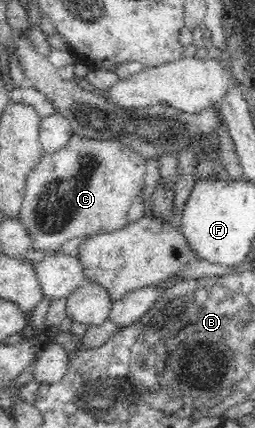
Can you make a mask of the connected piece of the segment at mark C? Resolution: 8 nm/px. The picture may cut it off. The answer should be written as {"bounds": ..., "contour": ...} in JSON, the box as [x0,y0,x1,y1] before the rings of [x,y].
{"bounds":[18,133,145,255],"contour":[[[73,133],[69,142],[54,153],[44,153],[32,168],[25,181],[25,198],[18,214],[28,235],[32,238],[32,248],[49,255],[61,246],[79,236],[97,236],[105,232],[115,232],[127,225],[127,212],[133,200],[140,196],[145,180],[145,158],[135,149],[123,145],[121,141],[87,138]]]}

